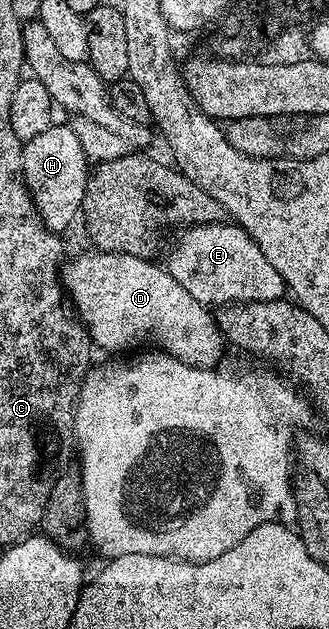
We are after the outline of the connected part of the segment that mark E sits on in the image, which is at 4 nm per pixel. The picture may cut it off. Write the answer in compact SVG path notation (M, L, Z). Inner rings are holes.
M236 223L192 225L181 230L182 238L164 261L172 279L180 283L193 299L207 307L227 303L277 301L287 292L280 271L268 263L264 251Z

